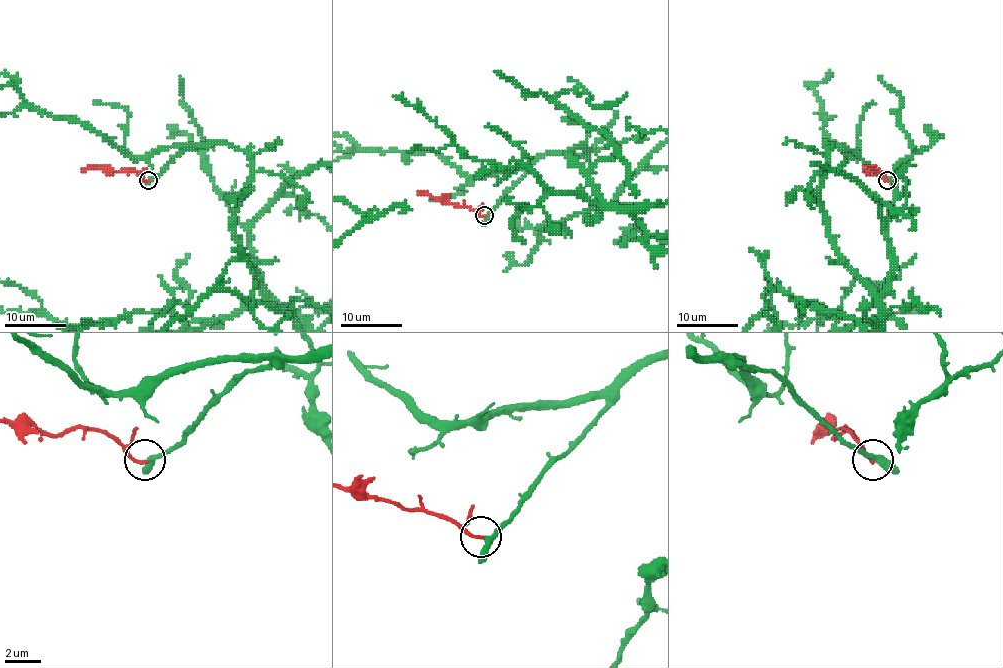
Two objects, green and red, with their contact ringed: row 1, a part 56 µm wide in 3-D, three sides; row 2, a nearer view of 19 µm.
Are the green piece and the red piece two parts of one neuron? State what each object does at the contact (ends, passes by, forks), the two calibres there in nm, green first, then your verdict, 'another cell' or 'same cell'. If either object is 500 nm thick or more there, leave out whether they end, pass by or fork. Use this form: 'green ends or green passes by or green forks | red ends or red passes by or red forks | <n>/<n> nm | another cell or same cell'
green passes by | red ends | 320/170 nm | same cell

